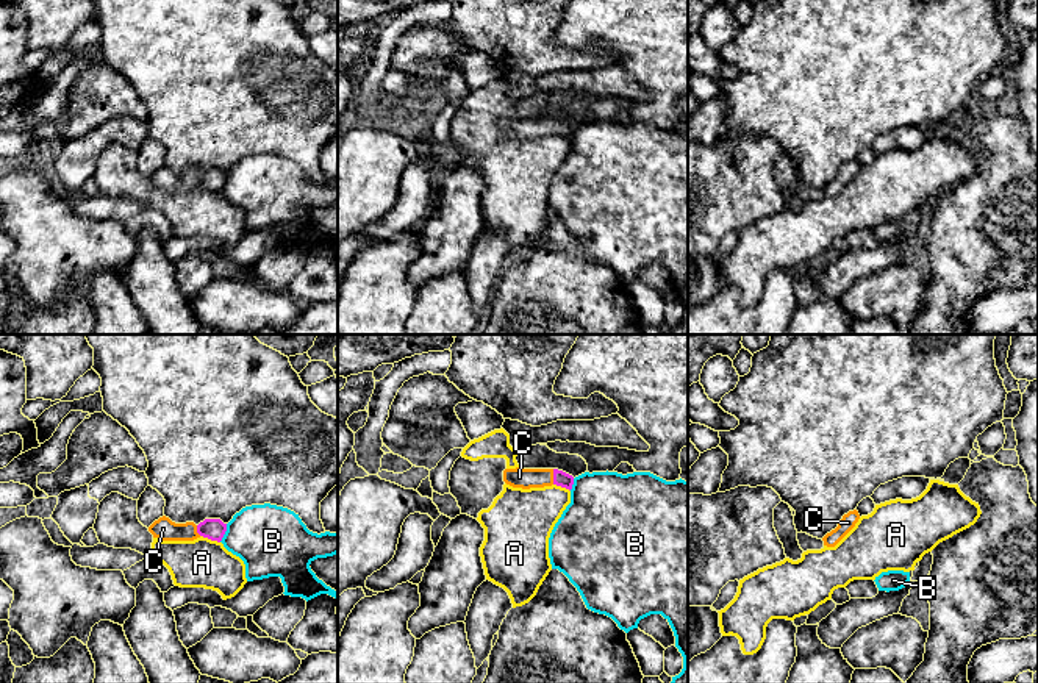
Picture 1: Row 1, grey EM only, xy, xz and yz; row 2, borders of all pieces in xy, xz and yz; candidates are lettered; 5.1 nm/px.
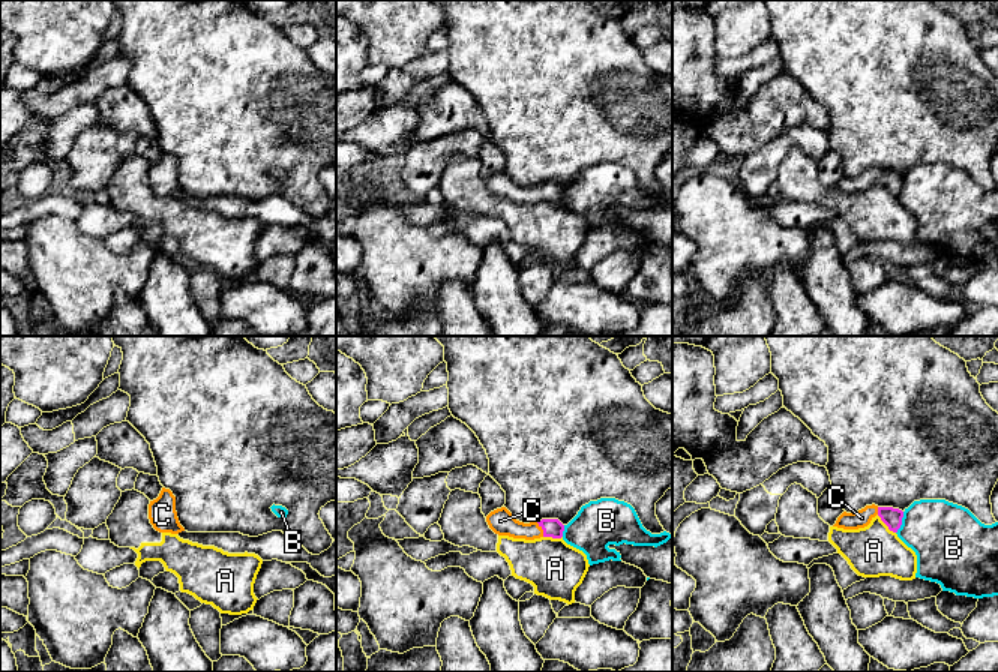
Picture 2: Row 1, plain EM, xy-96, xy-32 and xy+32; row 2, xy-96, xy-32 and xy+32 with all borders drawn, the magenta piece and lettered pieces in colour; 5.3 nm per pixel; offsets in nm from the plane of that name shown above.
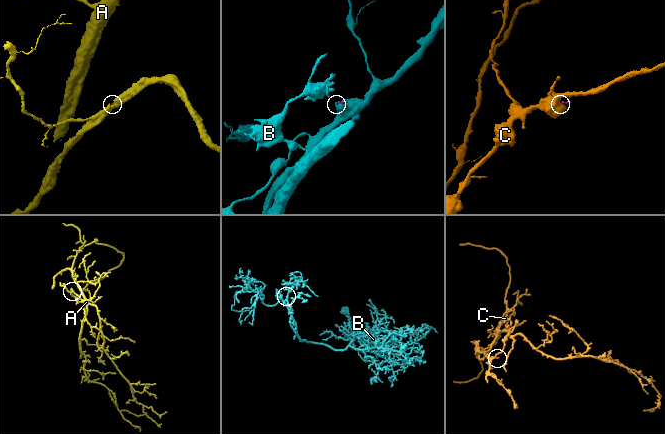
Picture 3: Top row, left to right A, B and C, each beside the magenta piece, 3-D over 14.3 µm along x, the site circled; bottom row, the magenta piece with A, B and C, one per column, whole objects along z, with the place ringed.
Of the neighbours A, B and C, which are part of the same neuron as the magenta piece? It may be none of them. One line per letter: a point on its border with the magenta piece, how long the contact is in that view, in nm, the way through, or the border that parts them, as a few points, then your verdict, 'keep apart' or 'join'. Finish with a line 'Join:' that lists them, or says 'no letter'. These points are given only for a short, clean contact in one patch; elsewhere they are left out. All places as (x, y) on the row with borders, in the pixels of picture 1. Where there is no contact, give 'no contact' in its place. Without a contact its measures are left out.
A: xy (210, 538) | 110 nm | along xy (200, 535), (219, 543) | keep apart
B: xy (224, 533) | 100 nm | keep apart
C: xz (554, 477) | 80 nm | across xz (560, 479), (554, 477), (519, 477) | join
Join: C

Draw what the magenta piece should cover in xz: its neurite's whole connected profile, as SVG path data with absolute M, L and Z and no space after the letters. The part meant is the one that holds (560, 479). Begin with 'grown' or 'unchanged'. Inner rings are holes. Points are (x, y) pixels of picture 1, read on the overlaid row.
grown | M505 469L503 481L513 488L544 488L544 486L561 486L572 489L574 477L558 469Z

